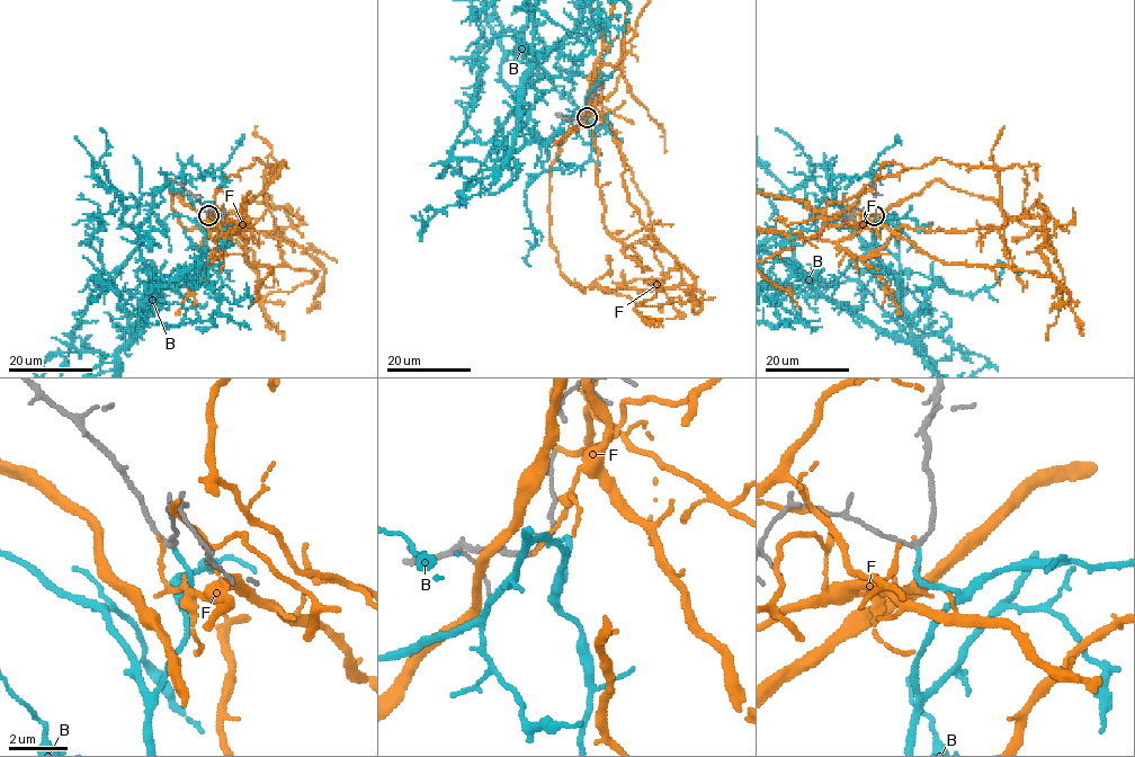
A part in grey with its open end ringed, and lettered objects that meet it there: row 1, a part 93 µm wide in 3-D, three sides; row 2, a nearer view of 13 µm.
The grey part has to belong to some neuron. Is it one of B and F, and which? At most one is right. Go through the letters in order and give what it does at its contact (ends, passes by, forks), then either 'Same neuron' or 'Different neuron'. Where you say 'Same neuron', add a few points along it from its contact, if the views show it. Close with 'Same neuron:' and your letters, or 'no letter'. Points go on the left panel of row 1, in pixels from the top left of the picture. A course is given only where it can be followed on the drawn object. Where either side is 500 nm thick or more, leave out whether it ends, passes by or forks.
B: It ends there. Same neuron
F: It ends there. Different neuron
Same neuron: B

